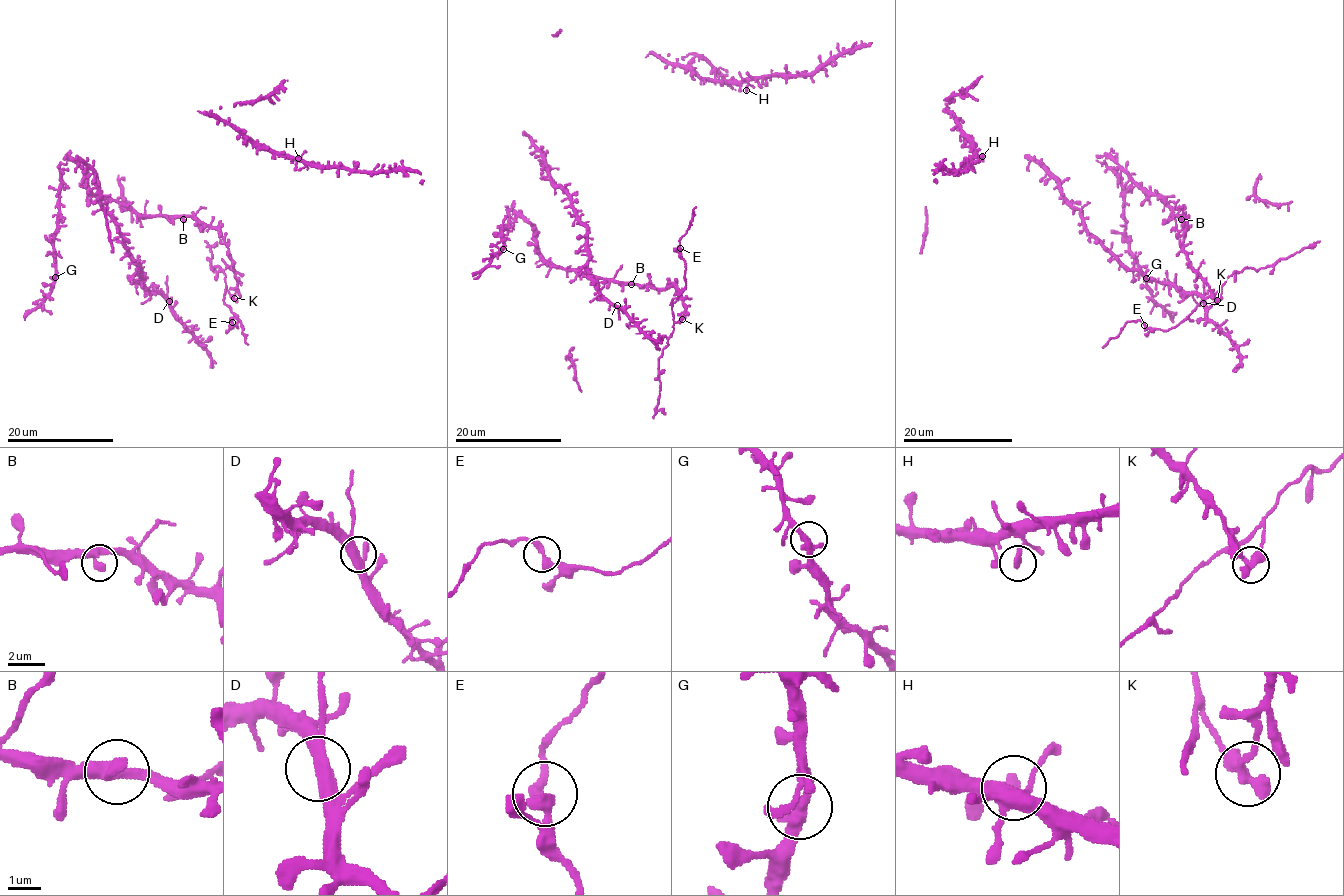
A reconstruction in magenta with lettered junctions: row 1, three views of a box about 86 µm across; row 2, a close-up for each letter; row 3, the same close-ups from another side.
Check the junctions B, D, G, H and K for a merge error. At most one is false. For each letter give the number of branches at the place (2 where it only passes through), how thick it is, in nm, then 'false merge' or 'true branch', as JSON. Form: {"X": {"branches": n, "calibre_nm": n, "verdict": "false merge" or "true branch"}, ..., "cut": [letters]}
{"B": {"branches": 2, "calibre_nm": 360, "verdict": "true branch"}, "D": {"branches": 2, "calibre_nm": 440, "verdict": "true branch"}, "G": {"branches": 2, "calibre_nm": 360, "verdict": "true branch"}, "H": {"branches": 1, "calibre_nm": 440, "verdict": "true branch"}, "K": {"branches": 2, "calibre_nm": 440, "verdict": "false merge"}, "cut": ["K"]}

